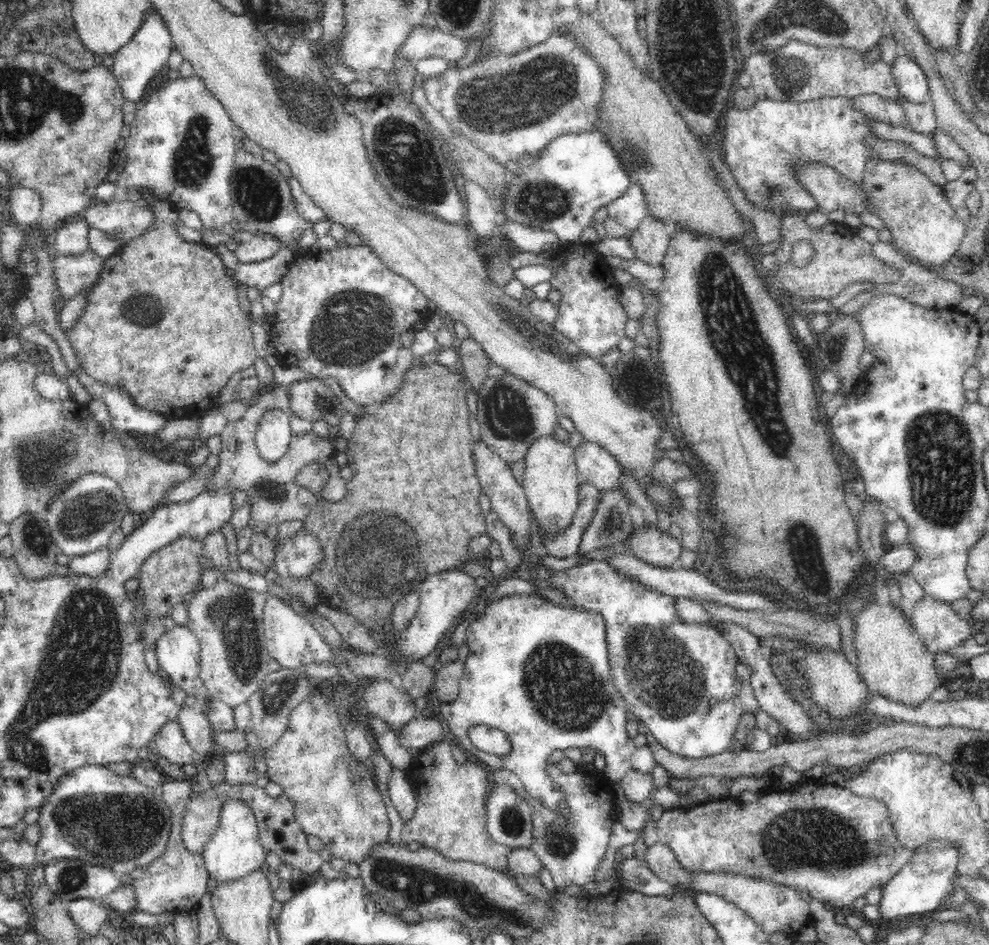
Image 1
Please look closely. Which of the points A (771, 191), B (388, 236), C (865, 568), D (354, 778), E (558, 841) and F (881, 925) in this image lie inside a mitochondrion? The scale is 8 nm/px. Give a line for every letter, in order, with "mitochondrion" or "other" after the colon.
A: mitochondrion
B: other
C: other
D: mitochondrion
E: mitochondrion
F: other

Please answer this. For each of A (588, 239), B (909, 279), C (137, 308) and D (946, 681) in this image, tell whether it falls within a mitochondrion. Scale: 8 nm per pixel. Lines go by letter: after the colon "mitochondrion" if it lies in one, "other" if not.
A: other
B: other
C: mitochondrion
D: other

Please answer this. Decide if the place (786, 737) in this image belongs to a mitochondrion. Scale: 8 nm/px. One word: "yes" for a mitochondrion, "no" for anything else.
no

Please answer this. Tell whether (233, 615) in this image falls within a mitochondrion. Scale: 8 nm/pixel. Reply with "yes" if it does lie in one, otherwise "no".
yes

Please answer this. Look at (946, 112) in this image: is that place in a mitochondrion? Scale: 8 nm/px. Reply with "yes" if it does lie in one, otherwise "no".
no

